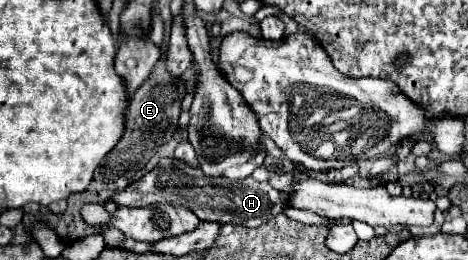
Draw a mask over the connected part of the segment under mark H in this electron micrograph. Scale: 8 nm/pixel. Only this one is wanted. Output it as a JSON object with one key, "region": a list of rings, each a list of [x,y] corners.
{"region":[[[161,159],[153,171],[111,199],[121,207],[143,207],[149,203],[181,205],[191,209],[203,221],[235,223],[245,227],[259,227],[287,207],[287,195],[273,189],[269,183],[255,183],[251,179],[229,183],[229,179],[209,177],[201,171],[201,167],[193,167],[177,159]]]}

